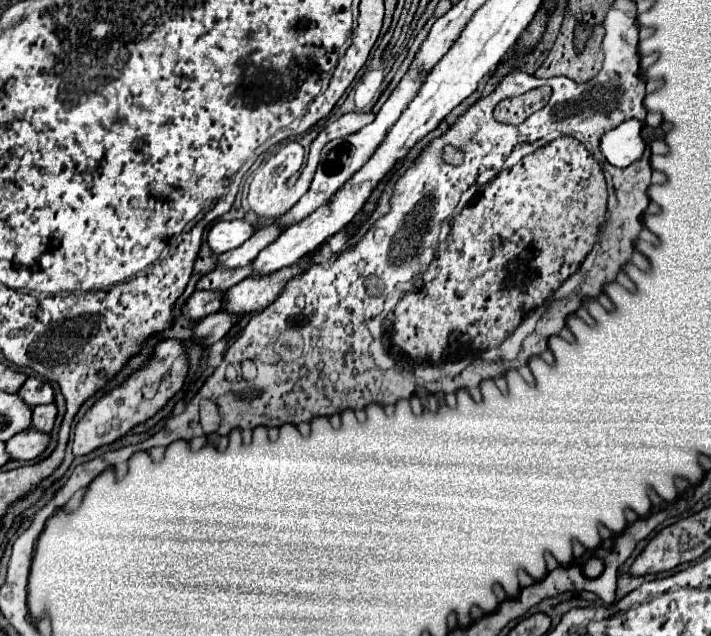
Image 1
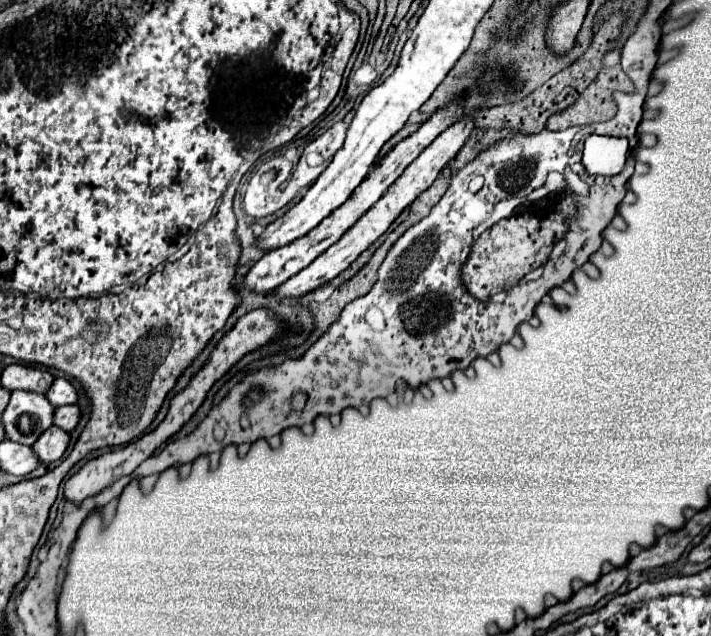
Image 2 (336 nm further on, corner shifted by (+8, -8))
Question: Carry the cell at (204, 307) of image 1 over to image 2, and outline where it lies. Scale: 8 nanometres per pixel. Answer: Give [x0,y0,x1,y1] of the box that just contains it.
[245,101,463,293]

